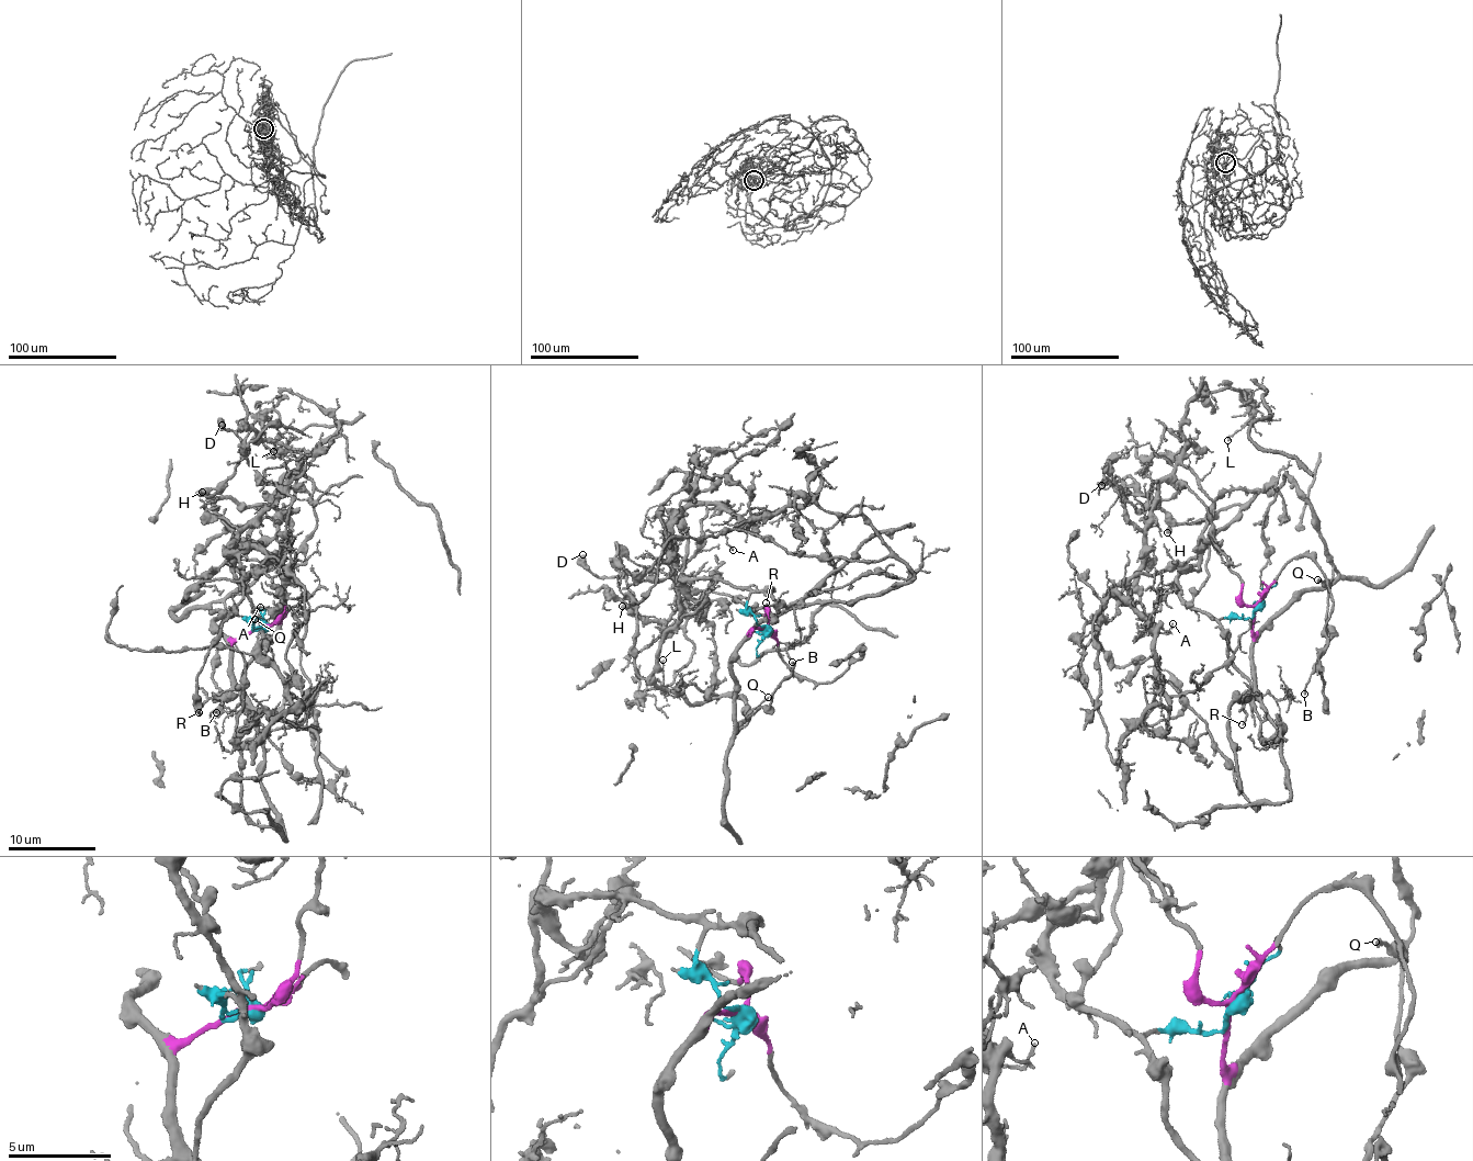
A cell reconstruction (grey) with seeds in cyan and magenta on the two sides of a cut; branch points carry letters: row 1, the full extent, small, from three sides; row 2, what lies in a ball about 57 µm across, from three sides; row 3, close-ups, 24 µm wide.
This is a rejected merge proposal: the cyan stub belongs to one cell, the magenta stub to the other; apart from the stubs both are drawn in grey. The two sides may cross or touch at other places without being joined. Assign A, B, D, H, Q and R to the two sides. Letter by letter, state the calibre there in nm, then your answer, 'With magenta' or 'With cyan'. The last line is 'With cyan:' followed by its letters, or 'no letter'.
A: Thickness 130 nm. With cyan
B: Thickness 160 nm. With magenta
D: Thickness 550 nm. With magenta
H: Thickness 440 nm. With magenta
Q: Thickness 150 nm. With magenta
R: Thickness 150 nm. With cyan
With cyan: A, R

